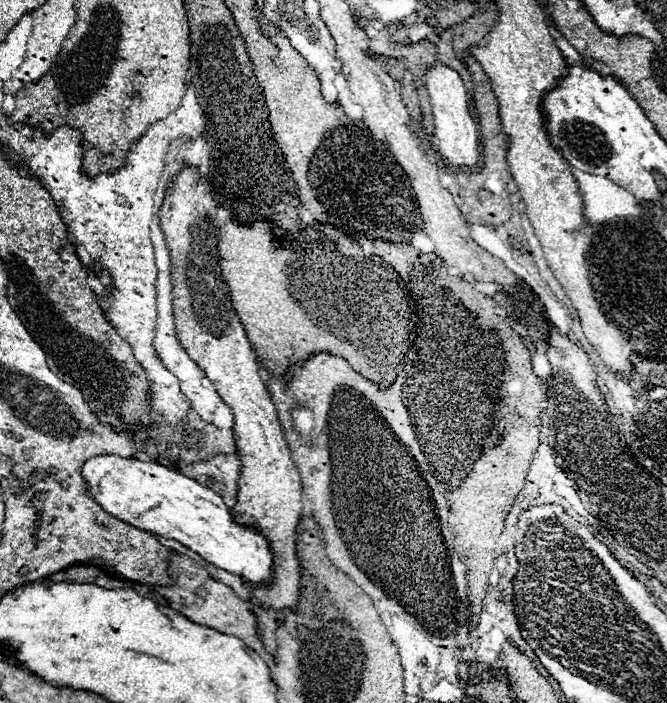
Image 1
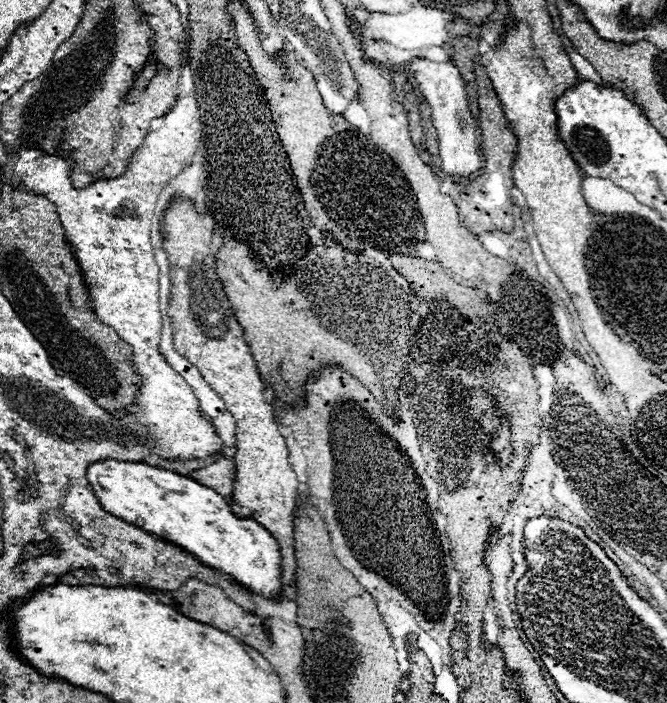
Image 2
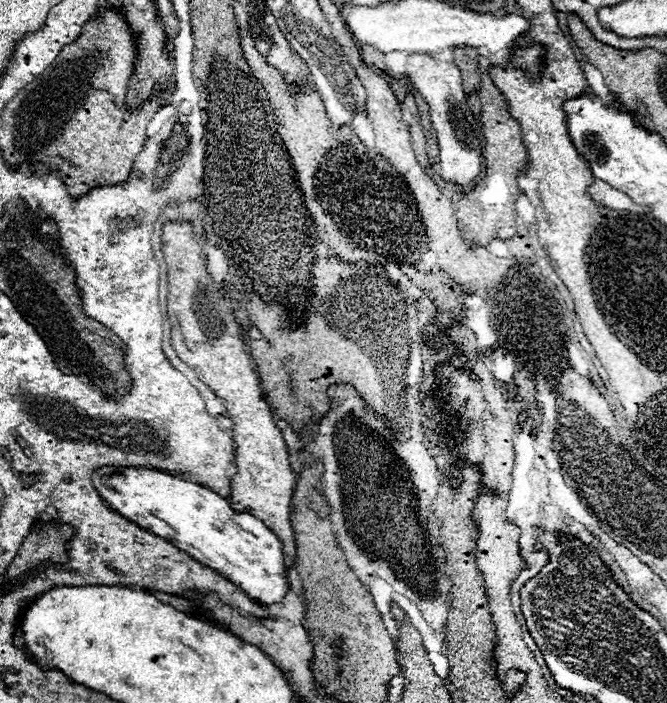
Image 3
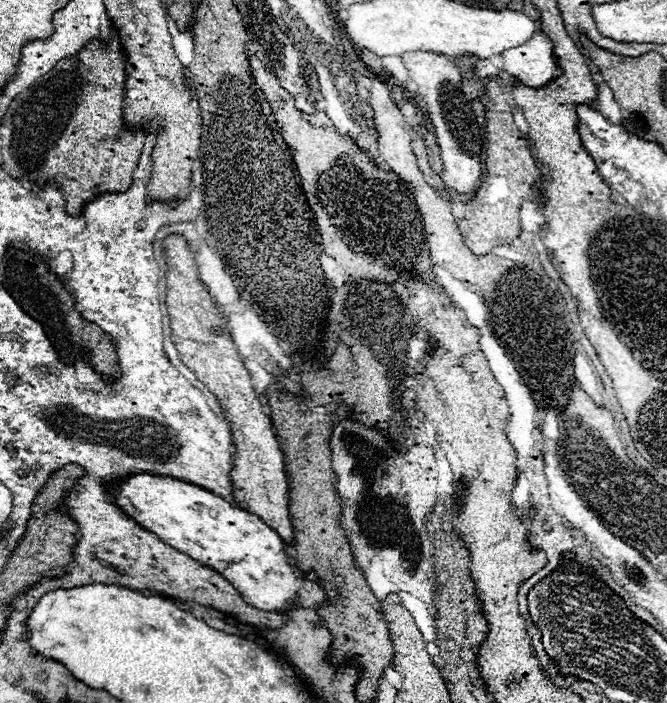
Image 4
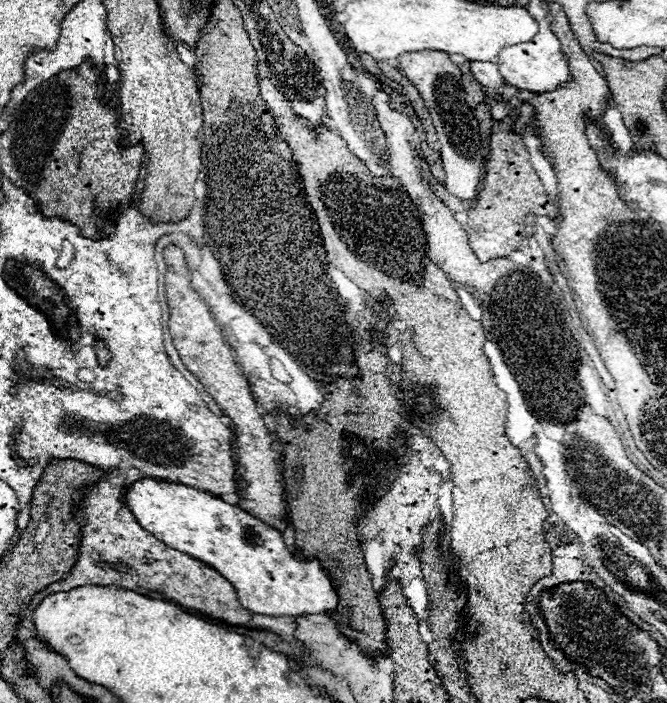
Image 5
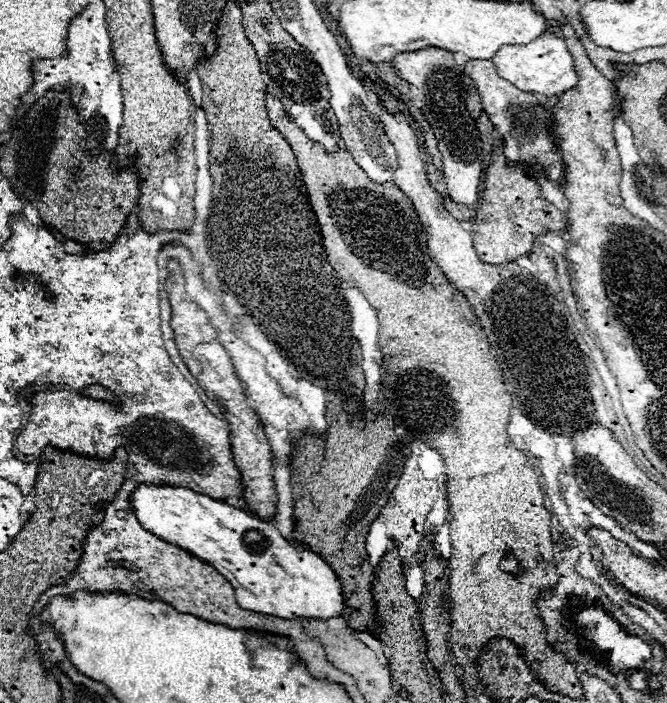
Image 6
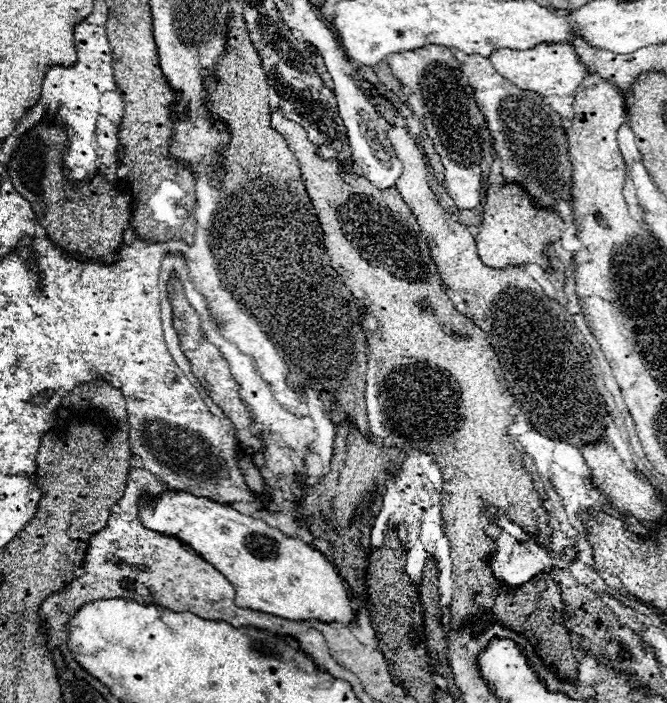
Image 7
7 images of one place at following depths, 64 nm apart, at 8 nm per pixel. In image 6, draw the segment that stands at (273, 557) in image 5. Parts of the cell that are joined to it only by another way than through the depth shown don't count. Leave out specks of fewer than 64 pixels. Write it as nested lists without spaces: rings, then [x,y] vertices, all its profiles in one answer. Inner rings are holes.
[[[140,484],[130,496],[132,510],[154,536],[210,562],[236,590],[240,608],[270,616],[334,618],[344,608],[342,586],[332,568],[308,548],[288,542],[280,532],[222,500],[198,494],[182,486]]]

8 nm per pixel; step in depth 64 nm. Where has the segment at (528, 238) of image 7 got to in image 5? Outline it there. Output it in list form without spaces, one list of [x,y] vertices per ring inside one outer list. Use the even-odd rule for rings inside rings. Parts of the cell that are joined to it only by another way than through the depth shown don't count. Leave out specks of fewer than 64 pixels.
[[[510,116],[498,122],[498,132],[492,132],[490,140],[490,158],[484,168],[484,182],[468,210],[468,222],[462,226],[468,234],[470,248],[480,260],[504,258],[508,252],[518,250],[518,242],[526,238],[524,214],[542,214],[552,220],[558,214],[554,202],[544,194],[542,182],[530,164],[522,138],[512,132]]]

